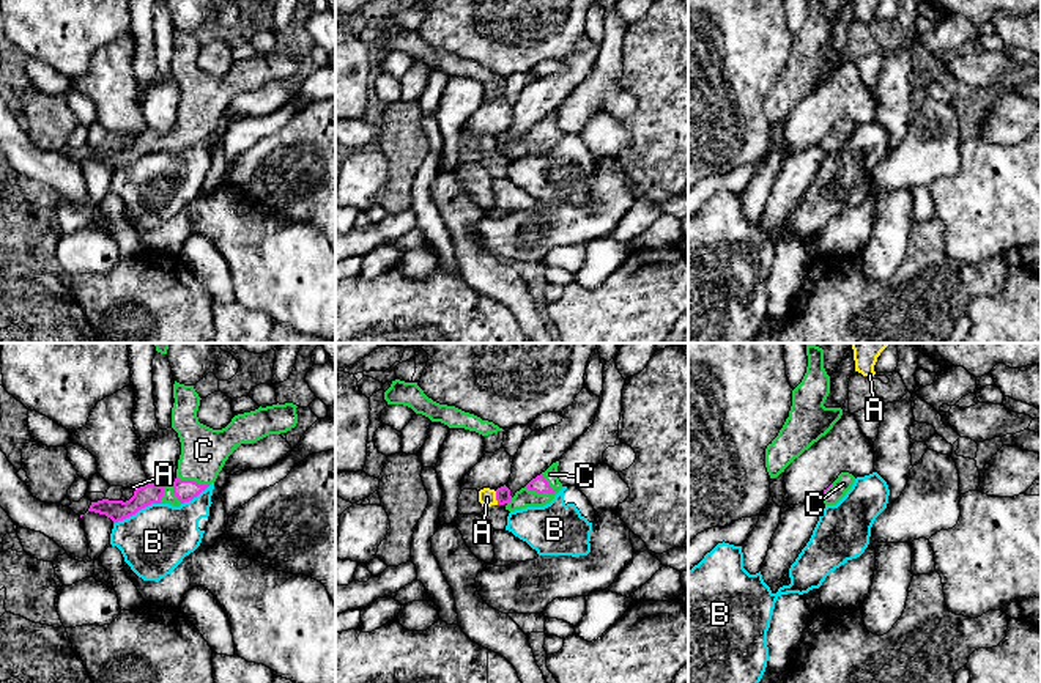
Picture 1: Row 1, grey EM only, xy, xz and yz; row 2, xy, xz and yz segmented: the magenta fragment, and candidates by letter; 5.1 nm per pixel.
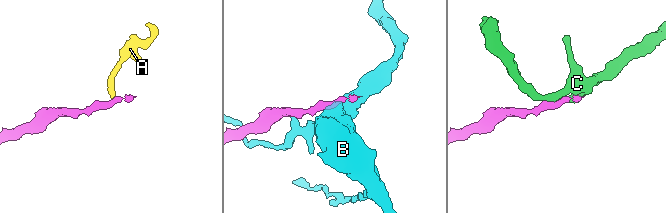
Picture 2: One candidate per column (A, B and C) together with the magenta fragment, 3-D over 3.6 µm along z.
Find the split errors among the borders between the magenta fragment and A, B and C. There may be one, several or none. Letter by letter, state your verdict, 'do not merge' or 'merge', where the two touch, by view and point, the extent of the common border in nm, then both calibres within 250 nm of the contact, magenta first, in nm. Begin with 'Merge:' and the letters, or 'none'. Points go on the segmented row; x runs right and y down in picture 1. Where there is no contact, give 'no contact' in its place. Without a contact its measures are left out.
Merge: C
A: do not merge | xz (496, 498) | 70 nm | 80/90 nm
B: do not merge | xy (136, 512) | 260 nm | 110/340 nm
C: merge | xz (542, 493) | 180 nm | 80/90 nm

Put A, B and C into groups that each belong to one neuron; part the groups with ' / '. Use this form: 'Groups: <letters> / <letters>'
Groups: A / B / C

